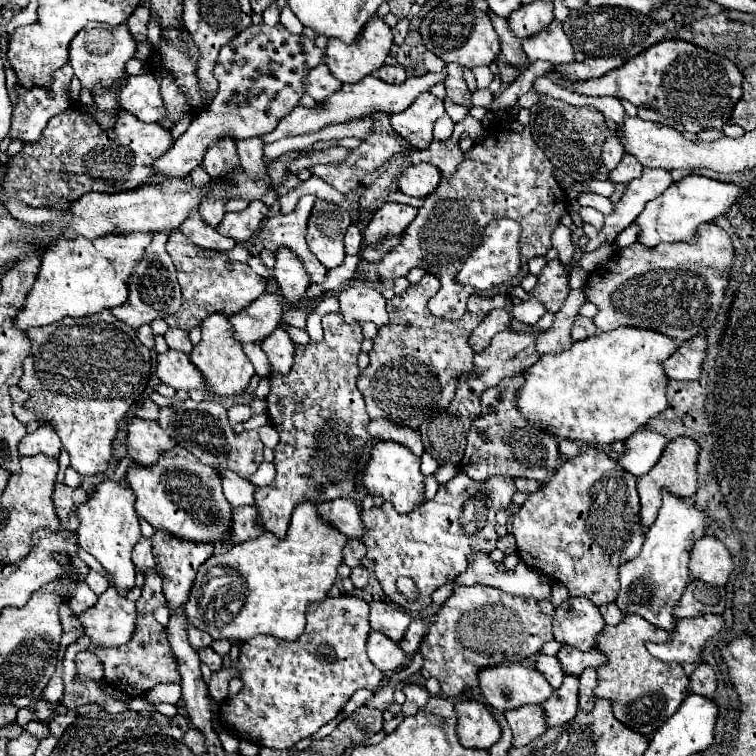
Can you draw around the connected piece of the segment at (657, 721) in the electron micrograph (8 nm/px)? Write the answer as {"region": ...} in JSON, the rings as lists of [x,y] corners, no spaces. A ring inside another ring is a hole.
{"region":[[[626,615],[618,625],[606,625],[602,633],[598,633],[594,647],[608,657],[608,663],[598,667],[598,687],[594,689],[596,699],[608,699],[612,703],[614,717],[622,721],[628,729],[652,737],[652,733],[674,715],[680,703],[686,697],[688,675],[678,663],[664,663],[654,659],[644,643],[646,641],[668,641],[668,631],[662,631],[648,623],[642,617]]]}

